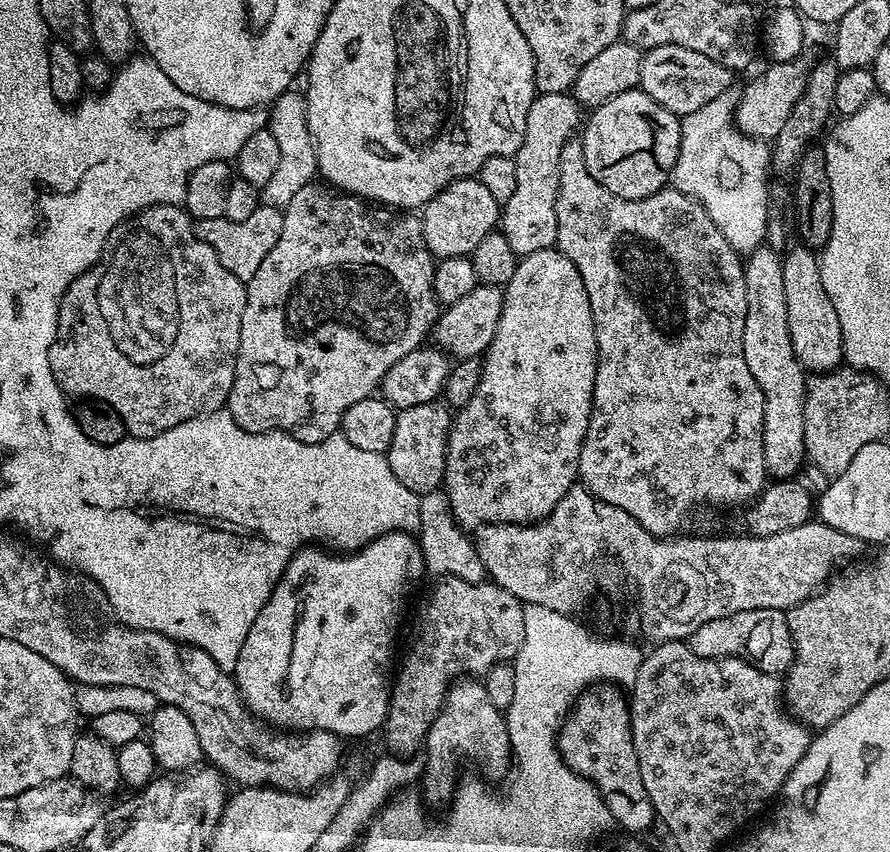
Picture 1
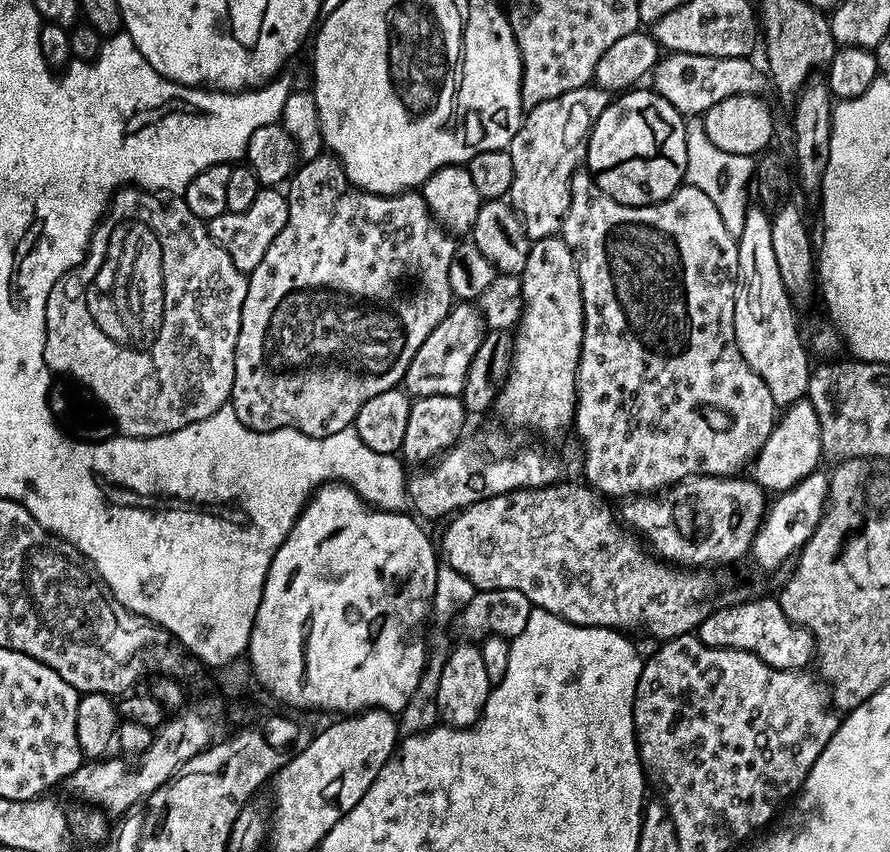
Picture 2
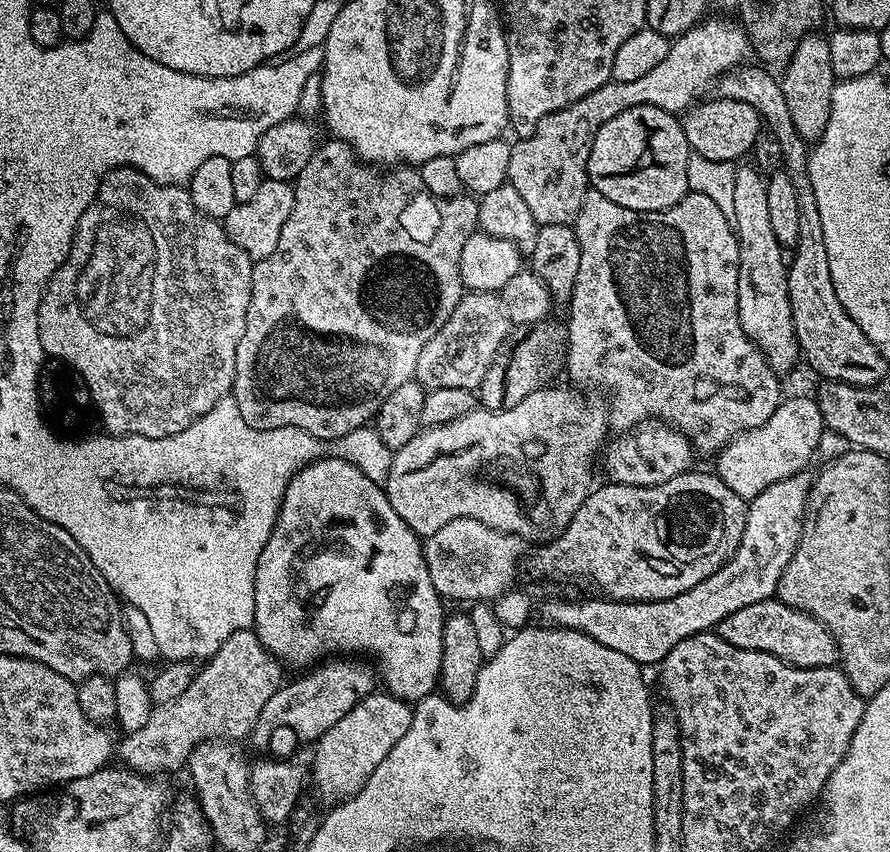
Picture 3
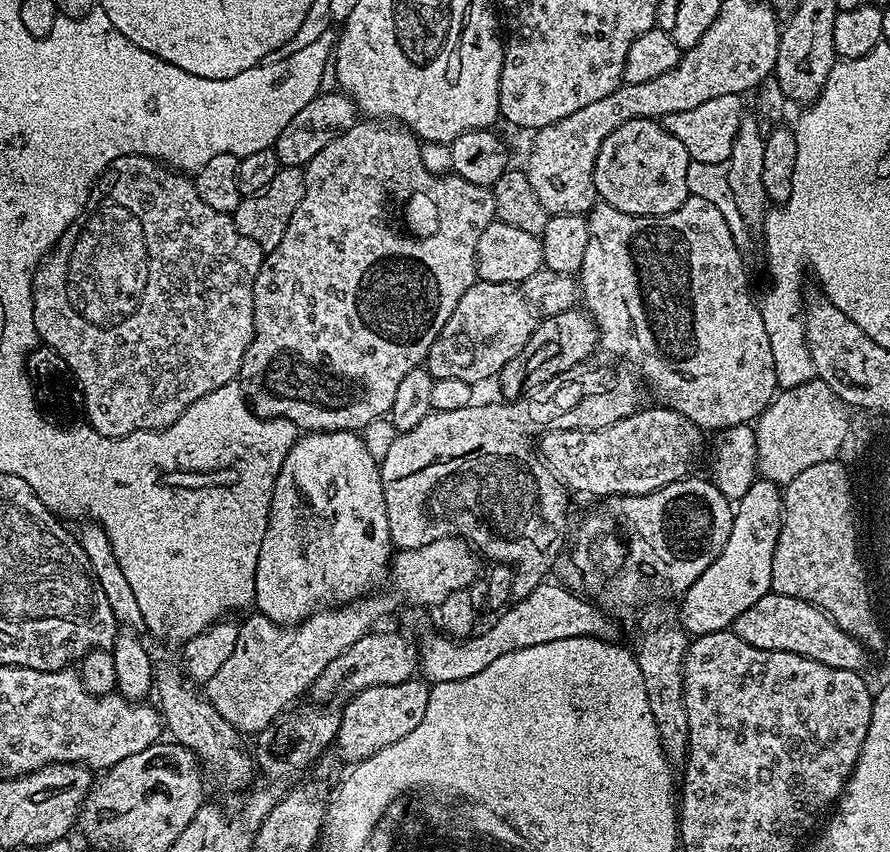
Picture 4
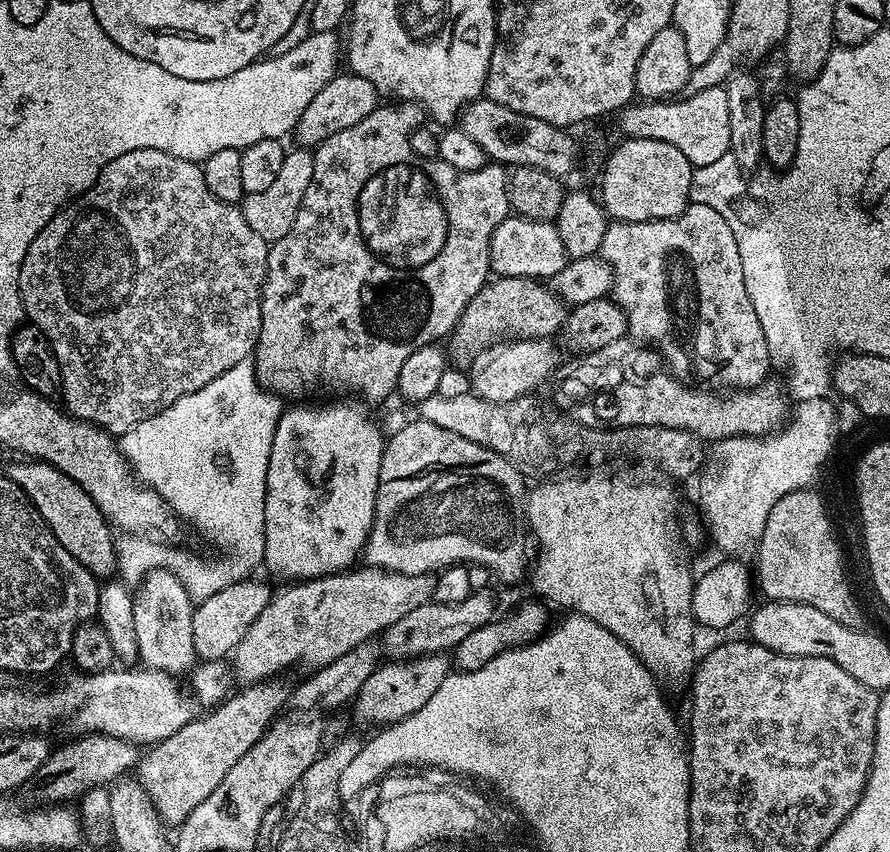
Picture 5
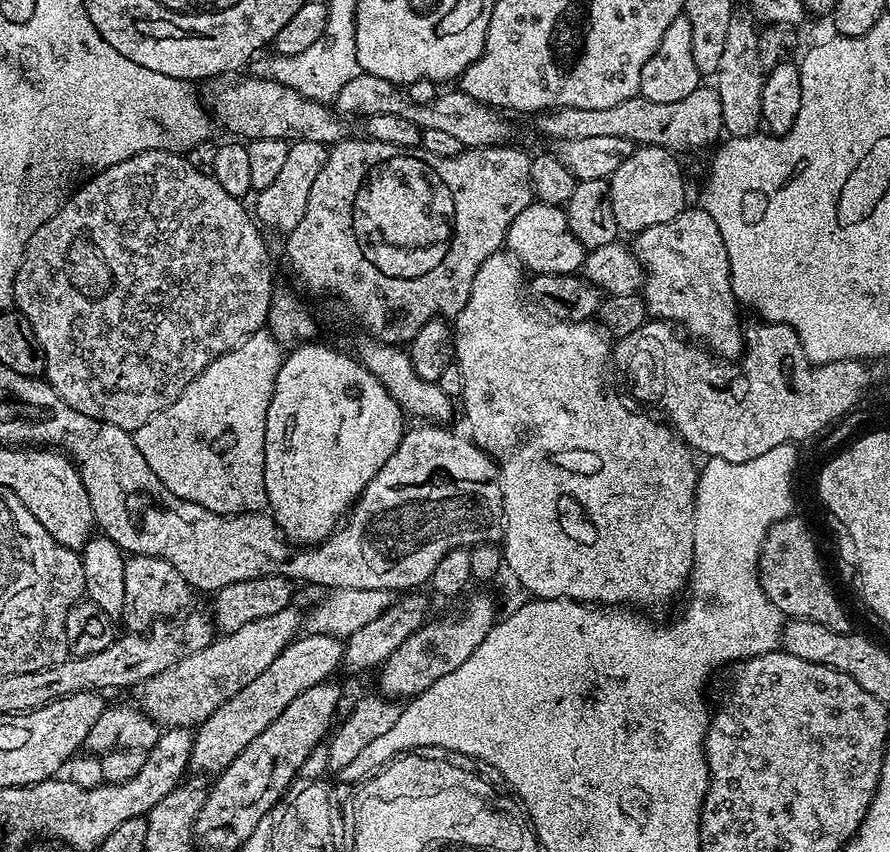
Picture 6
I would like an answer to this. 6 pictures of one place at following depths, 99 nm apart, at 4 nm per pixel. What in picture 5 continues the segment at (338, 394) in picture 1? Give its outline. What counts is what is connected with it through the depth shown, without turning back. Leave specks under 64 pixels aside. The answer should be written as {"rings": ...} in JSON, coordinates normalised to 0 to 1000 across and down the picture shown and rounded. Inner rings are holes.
{"rings":[[[452,117],[448,120],[436,120],[436,123],[424,124],[416,134],[411,134],[411,138],[407,138],[407,143],[398,143],[398,148],[392,148],[390,153],[383,153],[382,156],[375,157],[371,162],[366,162],[366,167],[356,169],[351,184],[353,185],[353,209],[348,209],[348,219],[344,223],[344,228],[339,232],[339,242],[335,242],[335,256],[330,256],[330,265],[326,265],[326,275],[317,275],[317,279],[304,283],[301,293],[301,320],[297,327],[294,336],[294,345],[292,346],[292,358],[294,359],[294,383],[292,384],[292,396],[288,403],[288,411],[285,414],[285,426],[288,430],[288,442],[292,450],[292,454],[299,457],[300,460],[306,460],[308,464],[316,467],[325,467],[324,465],[342,465],[349,455],[370,455],[373,460],[401,460],[404,465],[410,465],[418,474],[430,475],[436,464],[442,464],[445,460],[445,450],[447,448],[447,439],[452,434],[452,430],[456,425],[456,420],[461,420],[461,415],[465,415],[465,411],[474,411],[474,406],[487,401],[494,401],[507,391],[508,386],[512,384],[512,379],[517,376],[517,370],[524,364],[524,359],[528,354],[528,350],[533,350],[533,345],[537,345],[537,340],[542,340],[544,335],[551,327],[551,316],[548,309],[551,308],[551,279],[555,275],[557,266],[562,264],[573,252],[573,241],[571,238],[571,208],[572,203],[569,201],[567,194],[549,190],[543,192],[537,200],[510,200],[510,195],[501,195],[501,190],[497,190],[492,185],[480,188],[470,181],[465,181],[465,176],[461,171],[461,162],[466,150],[473,149],[478,144],[479,133],[473,122],[466,122],[464,117]],[[391,209],[396,209],[396,216],[404,216],[404,211],[400,214],[398,209],[411,209],[407,214],[407,218],[400,225],[398,232],[398,256],[400,261],[407,261],[407,272],[411,275],[413,284],[425,291],[431,293],[436,298],[436,308],[404,308],[404,286],[389,286],[391,282],[387,282],[387,277],[375,277],[378,265],[380,265],[380,228],[382,232],[387,232],[387,228],[391,228]]]}

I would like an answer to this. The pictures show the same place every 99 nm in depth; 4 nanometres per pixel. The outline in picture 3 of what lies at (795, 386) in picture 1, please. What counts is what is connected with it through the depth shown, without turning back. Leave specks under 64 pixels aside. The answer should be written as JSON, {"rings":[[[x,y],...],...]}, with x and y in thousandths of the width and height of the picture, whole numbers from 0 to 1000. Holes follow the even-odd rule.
{"rings":[[[845,190],[827,192],[825,204],[825,251],[820,256],[827,269],[831,295],[829,317],[829,369],[834,387],[849,403],[849,410],[874,439],[882,439],[900,421],[899,404],[894,399],[892,378],[885,349],[885,317],[883,296],[870,279],[865,266],[865,245],[861,243],[860,203]],[[840,191],[840,192],[836,192]]]}

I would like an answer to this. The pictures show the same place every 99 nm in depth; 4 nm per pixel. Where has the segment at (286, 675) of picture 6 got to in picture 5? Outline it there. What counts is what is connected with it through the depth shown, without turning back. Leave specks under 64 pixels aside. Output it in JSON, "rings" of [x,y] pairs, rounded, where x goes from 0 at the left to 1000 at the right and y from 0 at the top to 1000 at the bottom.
{"rings":[[[307,796],[294,803],[271,806],[269,809],[271,812],[262,811],[242,831],[221,839],[209,852],[204,852],[204,857],[200,857],[200,862],[191,862],[191,866],[187,866],[181,873],[170,874],[158,886],[155,898],[157,921],[164,927],[172,948],[185,968],[202,968],[211,959],[213,951],[218,951],[218,946],[224,946],[244,925],[245,918],[249,918],[249,913],[254,913],[254,908],[258,908],[263,894],[267,894],[267,890],[272,890],[272,885],[280,883],[297,865],[297,860],[316,839],[315,830],[318,832],[324,825],[326,808],[317,799],[318,797]]]}

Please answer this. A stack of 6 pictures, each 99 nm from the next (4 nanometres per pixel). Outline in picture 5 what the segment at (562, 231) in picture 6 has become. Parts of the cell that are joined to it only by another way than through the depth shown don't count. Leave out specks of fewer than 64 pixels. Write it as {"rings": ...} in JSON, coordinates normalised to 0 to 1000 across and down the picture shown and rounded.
{"rings":[[[573,251],[555,270],[551,279],[549,316],[557,324],[596,324],[599,326],[618,326],[638,310],[640,302],[636,298],[636,289],[631,289],[631,279],[627,279],[624,262],[615,258],[597,258],[590,254]]]}

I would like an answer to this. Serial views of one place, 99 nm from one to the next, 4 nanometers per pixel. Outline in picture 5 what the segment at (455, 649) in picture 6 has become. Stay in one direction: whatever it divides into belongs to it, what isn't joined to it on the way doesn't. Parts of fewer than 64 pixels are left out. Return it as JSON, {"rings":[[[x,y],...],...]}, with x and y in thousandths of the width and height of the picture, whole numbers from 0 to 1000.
{"rings":[[[499,768],[467,770],[464,775],[440,775],[428,778],[420,786],[420,791],[416,791],[416,796],[411,796],[407,810],[400,816],[399,844],[401,846],[410,845],[413,850],[422,850],[421,852],[452,847],[456,843],[461,843],[461,838],[474,833],[474,829],[479,829],[479,824],[483,824],[483,818],[491,812],[492,805],[497,805],[497,800],[501,800],[504,791],[506,775]]]}

